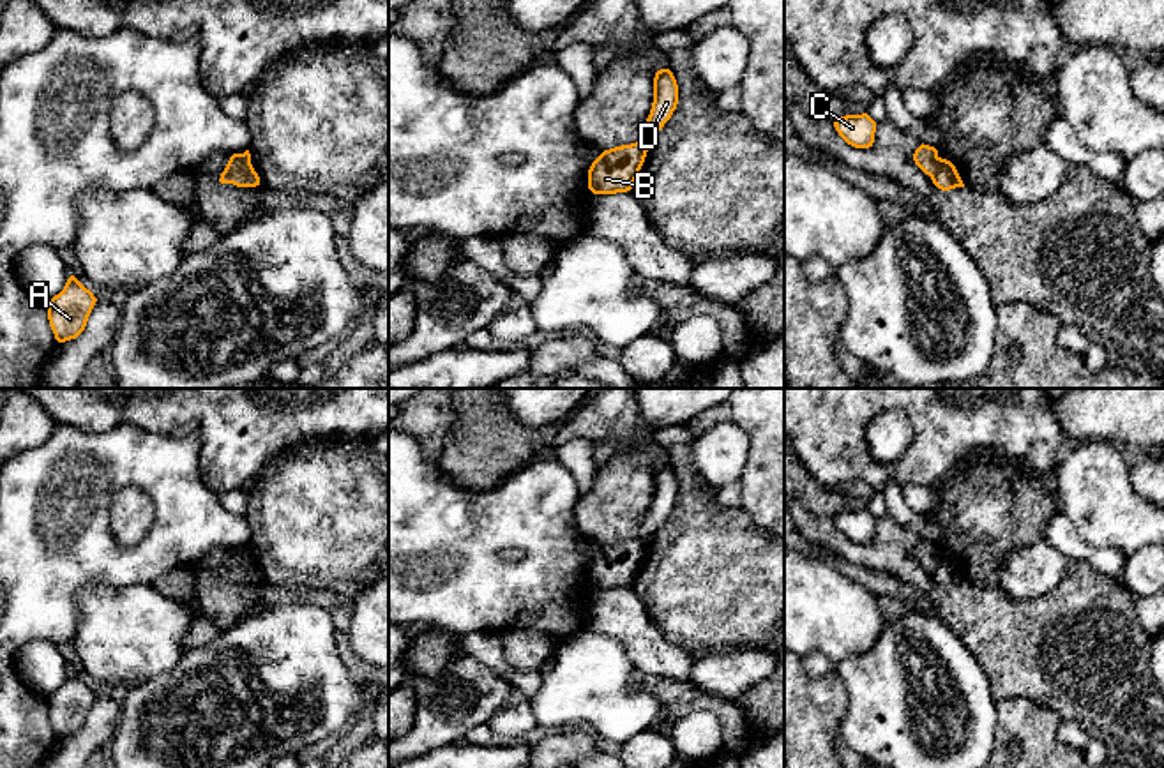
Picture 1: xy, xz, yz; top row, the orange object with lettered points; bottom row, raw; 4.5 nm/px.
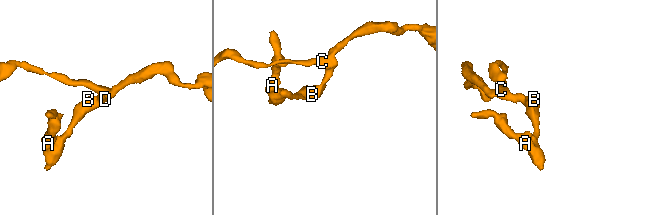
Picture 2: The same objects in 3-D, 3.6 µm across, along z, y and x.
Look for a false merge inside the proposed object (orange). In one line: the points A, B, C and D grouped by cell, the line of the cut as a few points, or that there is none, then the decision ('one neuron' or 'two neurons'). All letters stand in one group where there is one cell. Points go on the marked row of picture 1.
groups A B / C D; cut yz (938, 158), (931, 177); two neurons

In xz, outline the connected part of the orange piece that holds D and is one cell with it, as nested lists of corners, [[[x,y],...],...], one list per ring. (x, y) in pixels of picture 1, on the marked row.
[[[661,69],[654,78],[654,102],[650,115],[639,132],[639,143],[648,147],[664,124],[671,118],[678,104],[678,85],[669,69]]]

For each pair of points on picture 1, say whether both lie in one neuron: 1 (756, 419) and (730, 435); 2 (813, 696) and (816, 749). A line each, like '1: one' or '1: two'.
1: two
2: one

